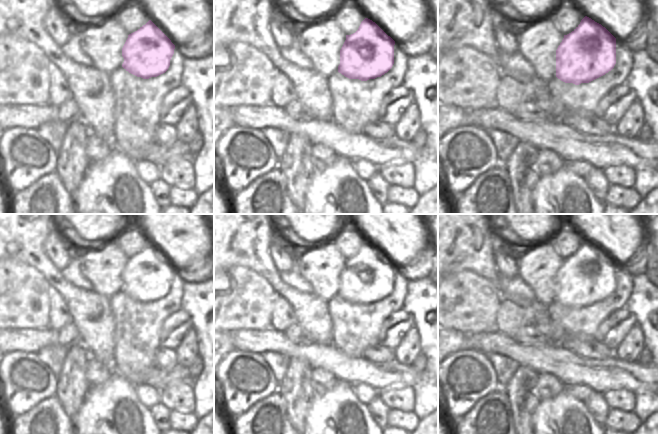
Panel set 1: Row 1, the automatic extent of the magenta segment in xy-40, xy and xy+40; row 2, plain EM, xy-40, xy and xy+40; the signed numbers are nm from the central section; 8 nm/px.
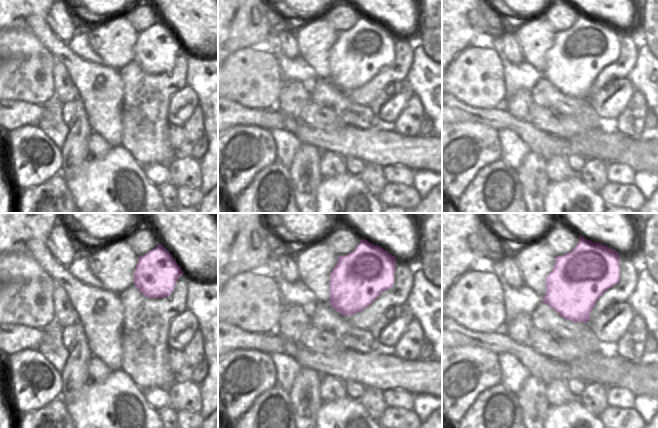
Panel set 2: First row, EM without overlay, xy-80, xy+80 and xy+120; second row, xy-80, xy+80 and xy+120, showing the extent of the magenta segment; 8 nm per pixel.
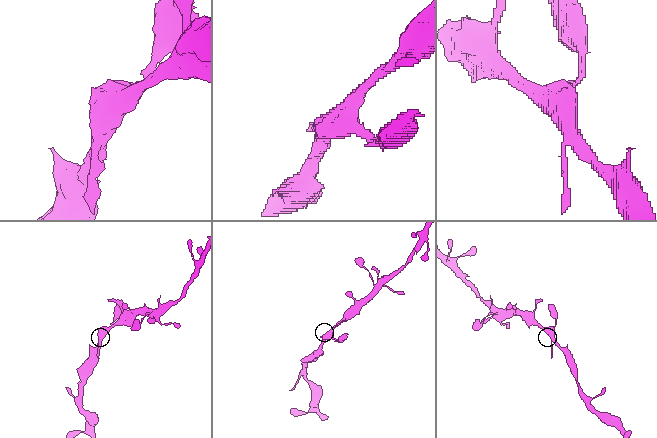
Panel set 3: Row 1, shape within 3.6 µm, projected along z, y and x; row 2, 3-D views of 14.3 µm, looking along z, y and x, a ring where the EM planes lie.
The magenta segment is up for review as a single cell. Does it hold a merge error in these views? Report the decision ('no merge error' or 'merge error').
no merge error

